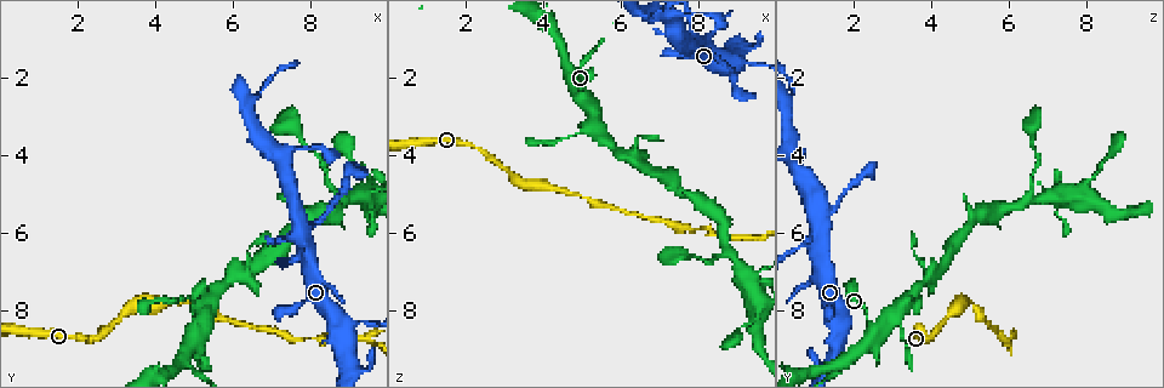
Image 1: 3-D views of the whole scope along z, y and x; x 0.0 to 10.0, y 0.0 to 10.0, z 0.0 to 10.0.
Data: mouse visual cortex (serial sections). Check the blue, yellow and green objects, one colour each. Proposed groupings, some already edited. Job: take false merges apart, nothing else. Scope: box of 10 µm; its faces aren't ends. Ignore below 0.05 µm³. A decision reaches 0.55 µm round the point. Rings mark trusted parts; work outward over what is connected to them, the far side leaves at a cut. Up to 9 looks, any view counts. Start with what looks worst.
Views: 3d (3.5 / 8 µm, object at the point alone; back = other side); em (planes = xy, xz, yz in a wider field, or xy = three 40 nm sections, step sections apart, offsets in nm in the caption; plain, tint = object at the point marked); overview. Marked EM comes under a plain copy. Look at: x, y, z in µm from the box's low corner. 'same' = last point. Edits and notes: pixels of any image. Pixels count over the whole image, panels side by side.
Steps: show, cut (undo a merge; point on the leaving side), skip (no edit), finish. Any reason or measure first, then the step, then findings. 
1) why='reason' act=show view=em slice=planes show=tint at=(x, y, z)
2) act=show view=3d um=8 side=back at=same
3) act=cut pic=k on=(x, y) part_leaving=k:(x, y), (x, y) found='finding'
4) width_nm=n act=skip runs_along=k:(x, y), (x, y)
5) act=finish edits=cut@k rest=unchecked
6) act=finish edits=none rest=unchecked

why='abrupt turn' act=show view=3d um=3.5 at=(7.75, 5.90, 1.15)

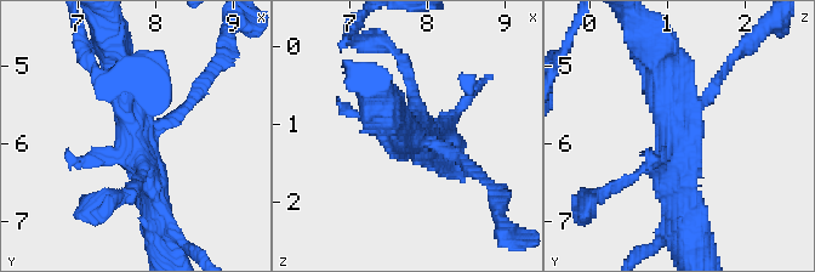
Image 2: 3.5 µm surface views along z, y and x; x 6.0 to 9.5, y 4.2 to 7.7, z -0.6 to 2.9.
act=skip runs_along=2:(154, 209), (154, 186), (117, 56) found='one cell here'

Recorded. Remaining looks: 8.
act=show view=3d um=3.5 at=(5.35, 7.85, 3.20)

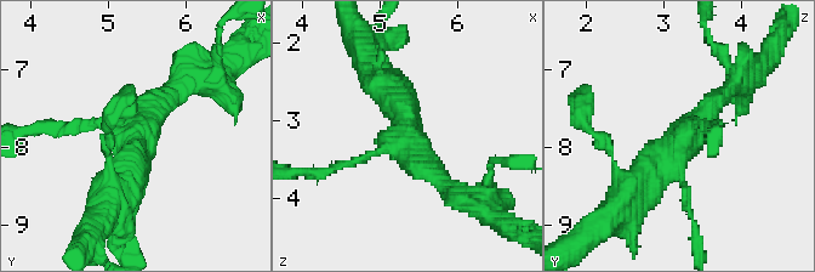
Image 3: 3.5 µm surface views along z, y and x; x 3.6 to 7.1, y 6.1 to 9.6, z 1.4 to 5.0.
act=show view=em slice=xy step=3 show=tint at=(5.30, 7.90, 3.30)

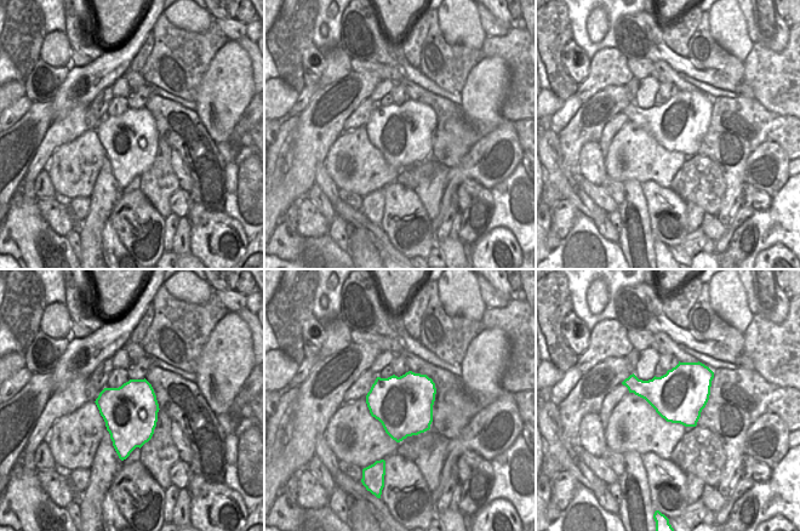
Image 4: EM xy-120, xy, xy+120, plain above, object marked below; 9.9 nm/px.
act=skip runs_along=3:(627, 183), (661, 165), (730, 86) found='continuous, no second cell'

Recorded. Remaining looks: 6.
why='branch point' act=show view=3d um=3.5 at=(4.75, 9.30, 1.95)

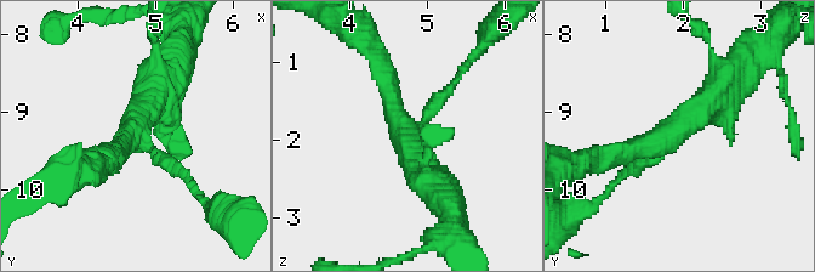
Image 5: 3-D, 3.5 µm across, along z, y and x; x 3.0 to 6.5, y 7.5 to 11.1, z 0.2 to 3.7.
why='shape alone is not enough' act=show view=em slice=xy step=2 show=tint at=(4.70, 9.25, 1.95)

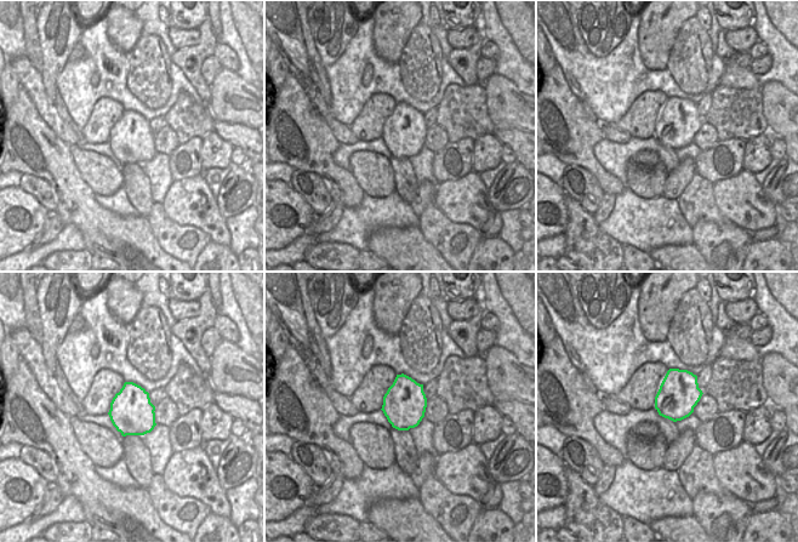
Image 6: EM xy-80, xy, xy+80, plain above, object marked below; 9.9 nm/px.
why='another direction' act=show view=em slice=planes show=tint at=same

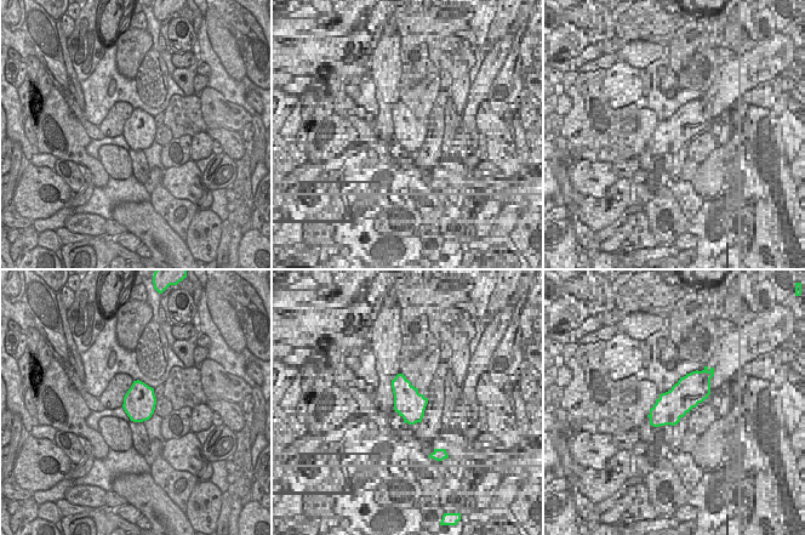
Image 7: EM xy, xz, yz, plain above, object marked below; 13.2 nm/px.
act=skip runs_along=5:(724, 72), (672, 135), (610, 157) found='continuous, no second cell'

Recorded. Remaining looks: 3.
why='thin arm on a thick one' act=show view=3d um=3.5 at=(9.05, 8.30, 1.60)

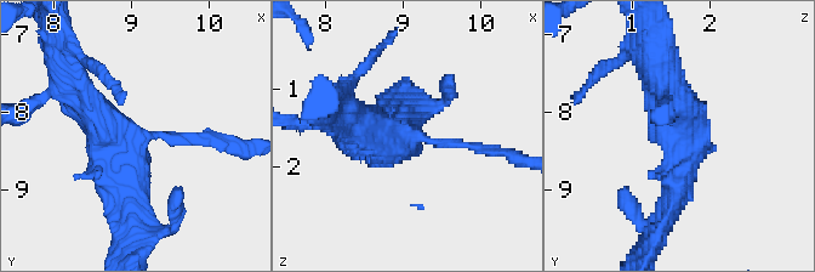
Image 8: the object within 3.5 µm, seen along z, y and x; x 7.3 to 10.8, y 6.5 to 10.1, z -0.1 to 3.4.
why='need the tissue' act=show view=em slice=xy step=1 show=tint at=(9.00, 8.35, 1.65)

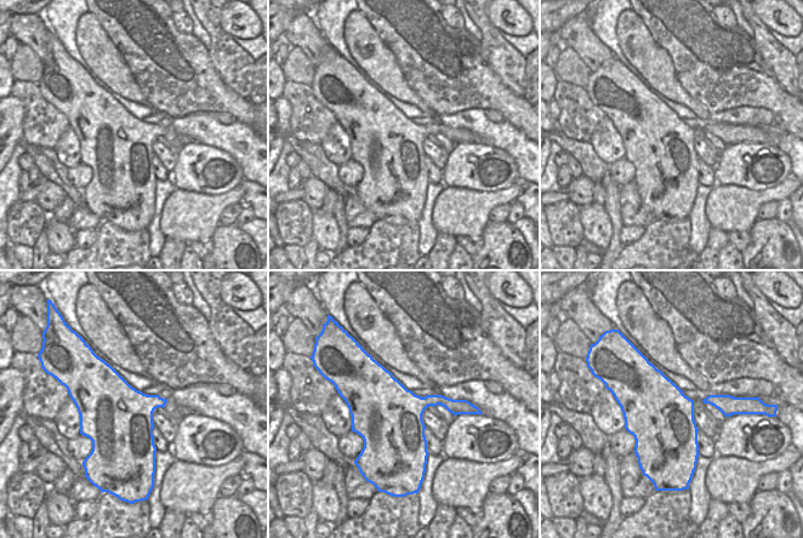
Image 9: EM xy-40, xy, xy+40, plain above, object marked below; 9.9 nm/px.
act=skip runs_along=8:(72, 89), (117, 145), (135, 224) found='all the same cell'

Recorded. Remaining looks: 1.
act=finish edits=none rest=unchecked

